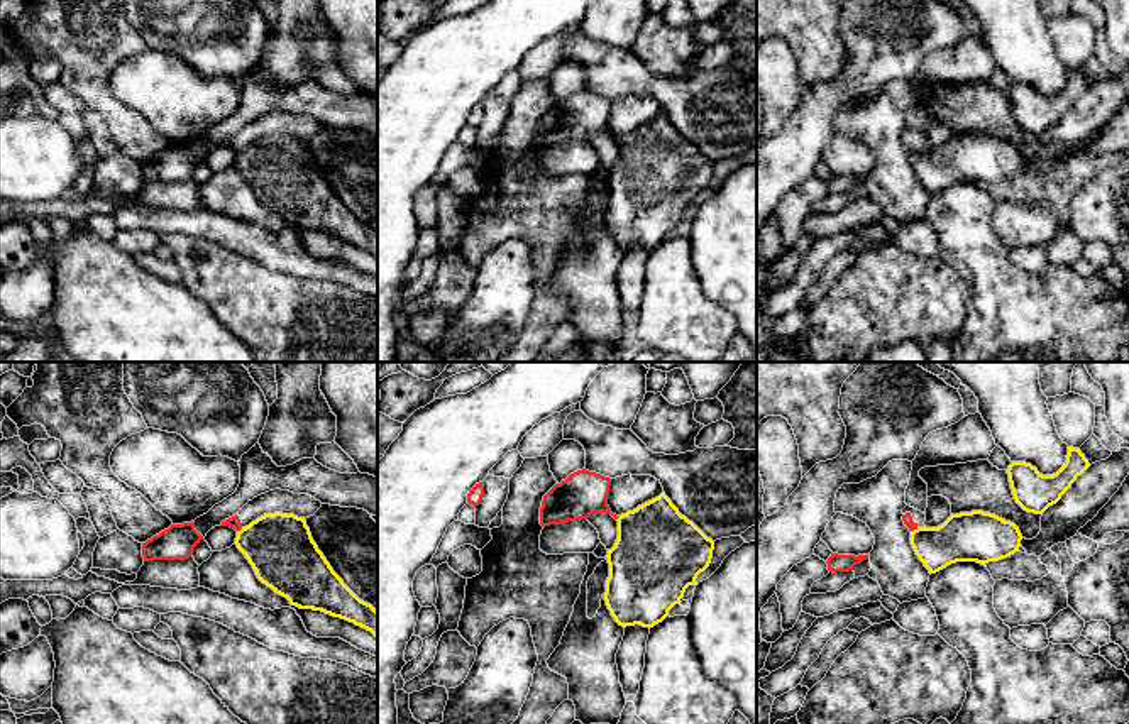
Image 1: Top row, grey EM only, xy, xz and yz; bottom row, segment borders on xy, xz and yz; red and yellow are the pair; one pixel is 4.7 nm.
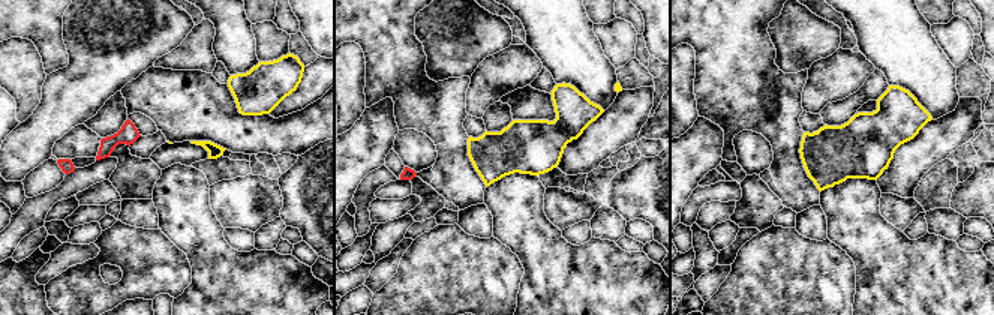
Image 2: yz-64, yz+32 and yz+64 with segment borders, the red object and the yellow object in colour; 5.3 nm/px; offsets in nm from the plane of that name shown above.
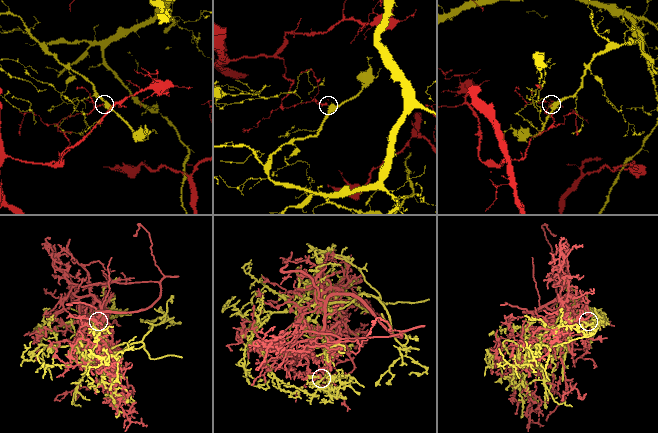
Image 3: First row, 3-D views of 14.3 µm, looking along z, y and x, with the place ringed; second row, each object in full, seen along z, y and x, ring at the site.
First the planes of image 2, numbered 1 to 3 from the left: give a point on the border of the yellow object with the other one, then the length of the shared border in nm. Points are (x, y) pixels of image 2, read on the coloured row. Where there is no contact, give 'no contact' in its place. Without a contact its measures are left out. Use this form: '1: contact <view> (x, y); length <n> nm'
1: no contact
2: no contact
3: no contact

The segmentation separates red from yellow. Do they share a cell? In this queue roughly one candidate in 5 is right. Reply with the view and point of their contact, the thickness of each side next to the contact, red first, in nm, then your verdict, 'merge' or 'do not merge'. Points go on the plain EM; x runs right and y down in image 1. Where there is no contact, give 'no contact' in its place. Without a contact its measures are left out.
yz (914, 149) | 50/240 nm | do not merge

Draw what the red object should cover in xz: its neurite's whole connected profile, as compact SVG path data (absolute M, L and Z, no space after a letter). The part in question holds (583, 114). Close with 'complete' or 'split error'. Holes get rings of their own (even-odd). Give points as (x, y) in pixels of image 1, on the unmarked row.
M586 90L570 95L555 105L542 122L540 145L564 145L569 142L587 140L591 135L604 134L614 140L608 127L611 100Z; complete

